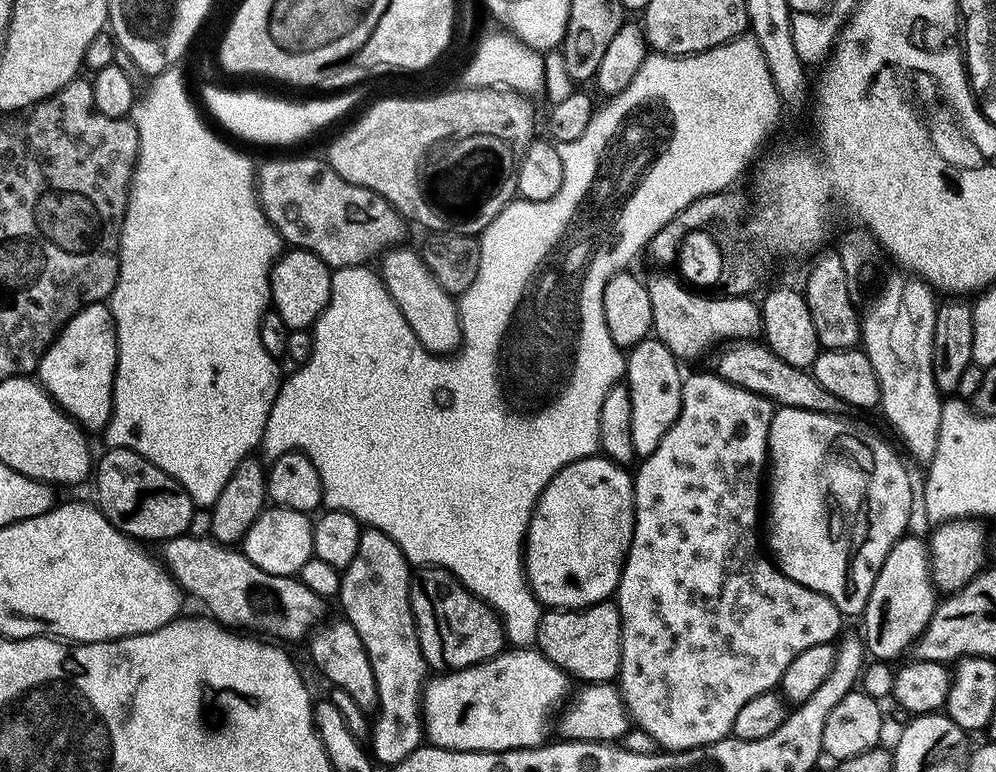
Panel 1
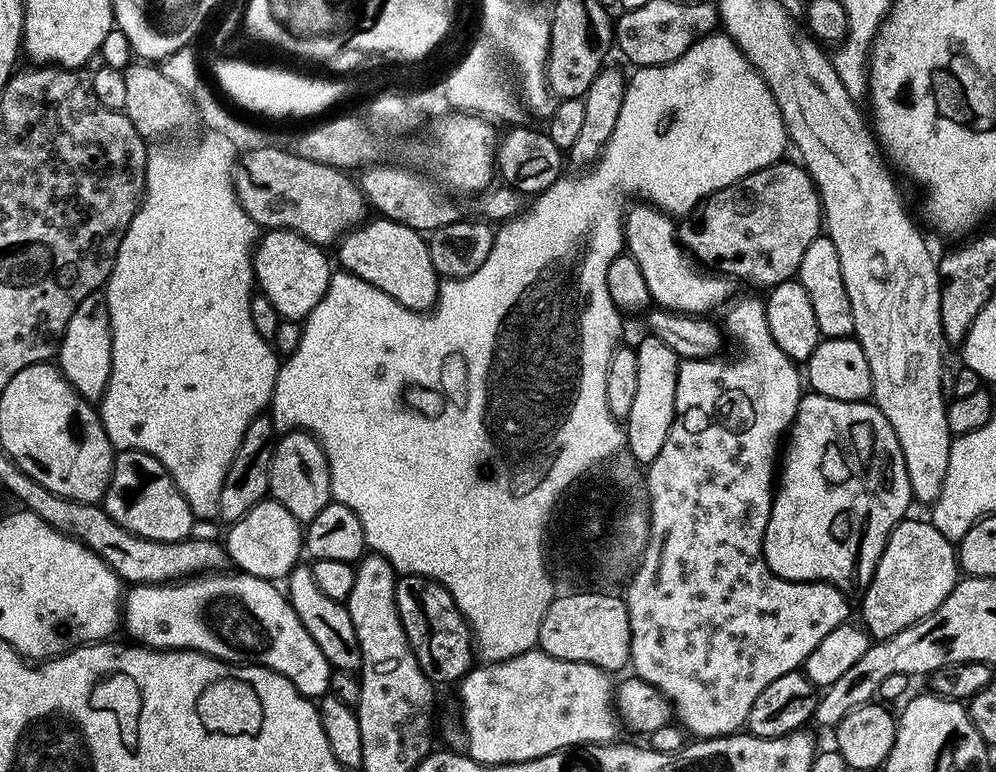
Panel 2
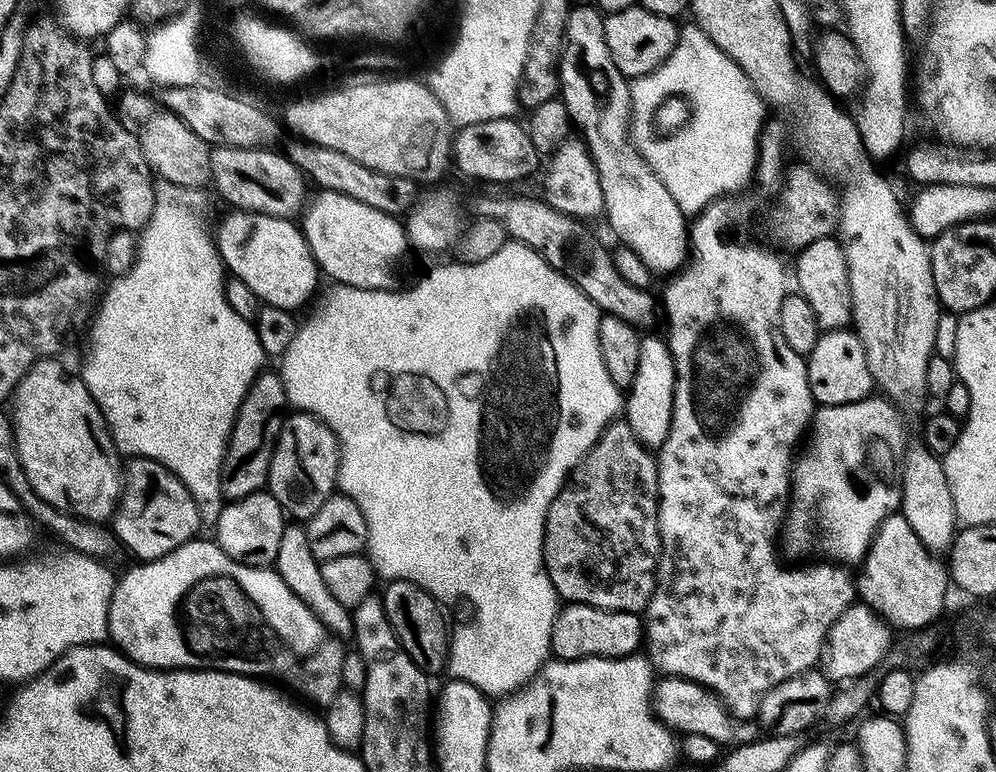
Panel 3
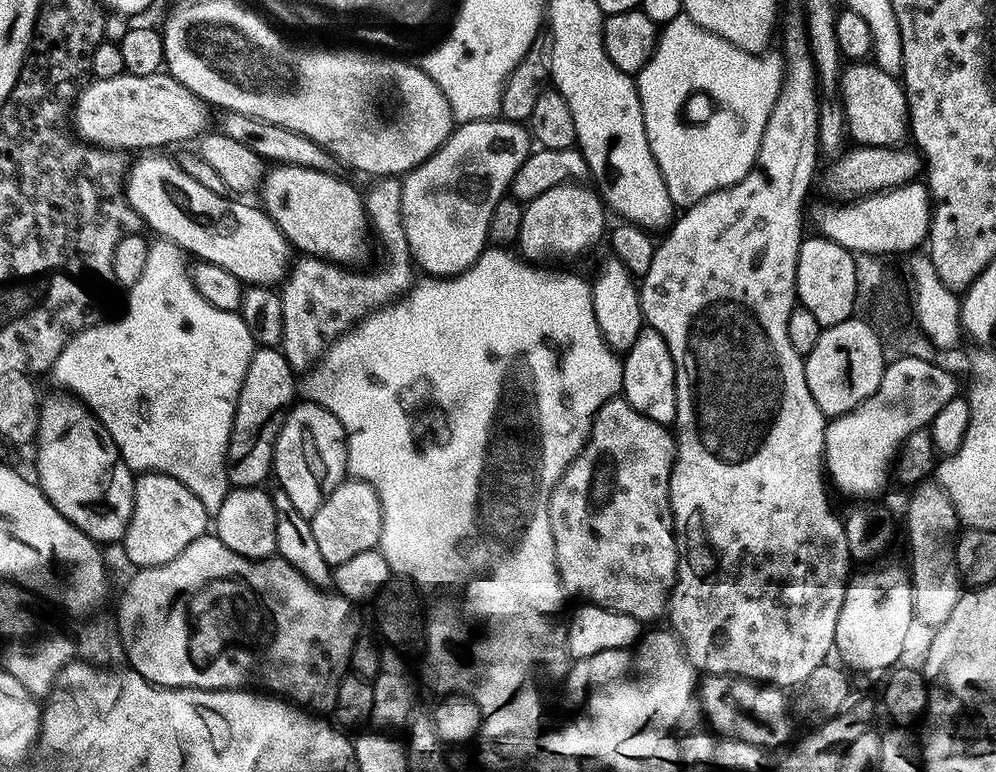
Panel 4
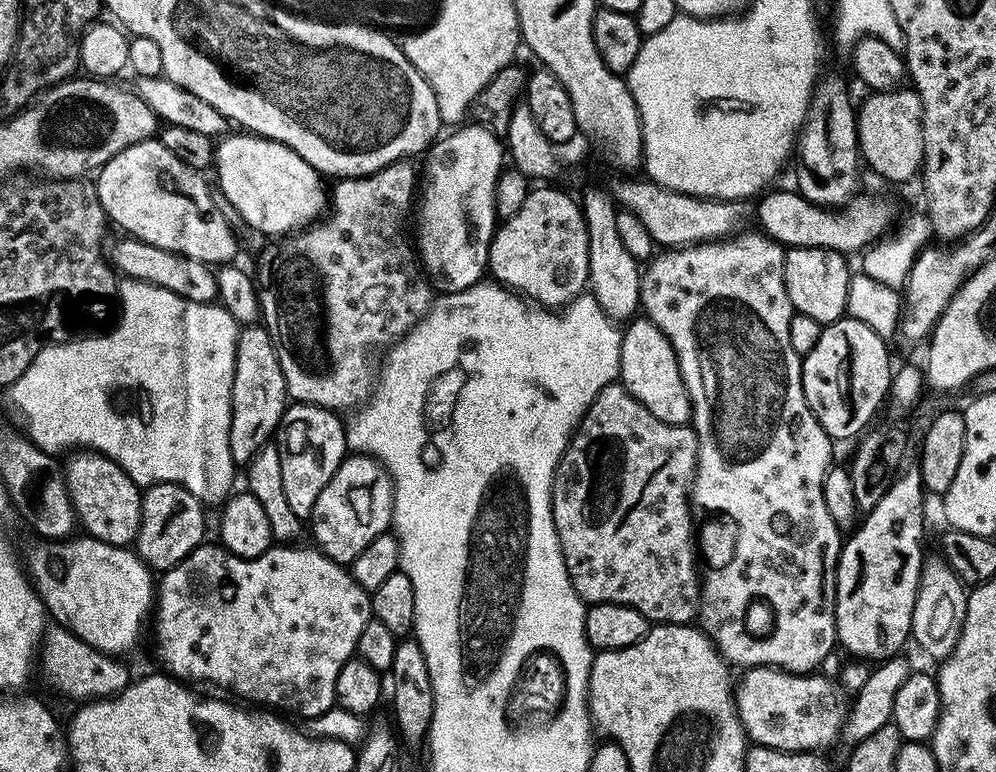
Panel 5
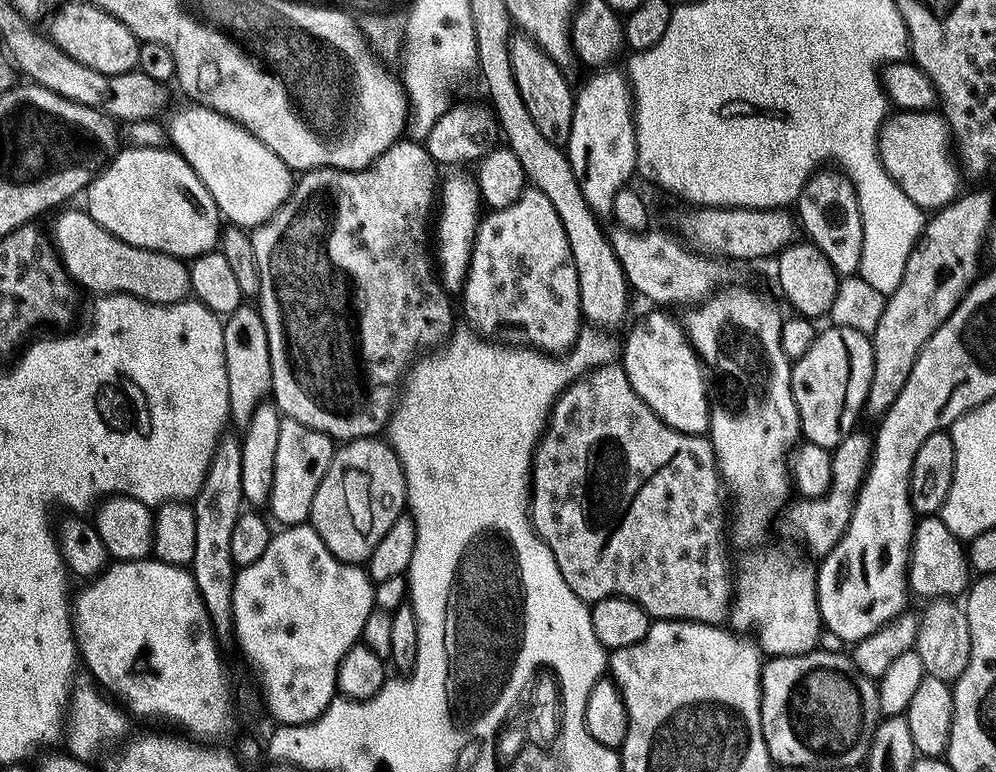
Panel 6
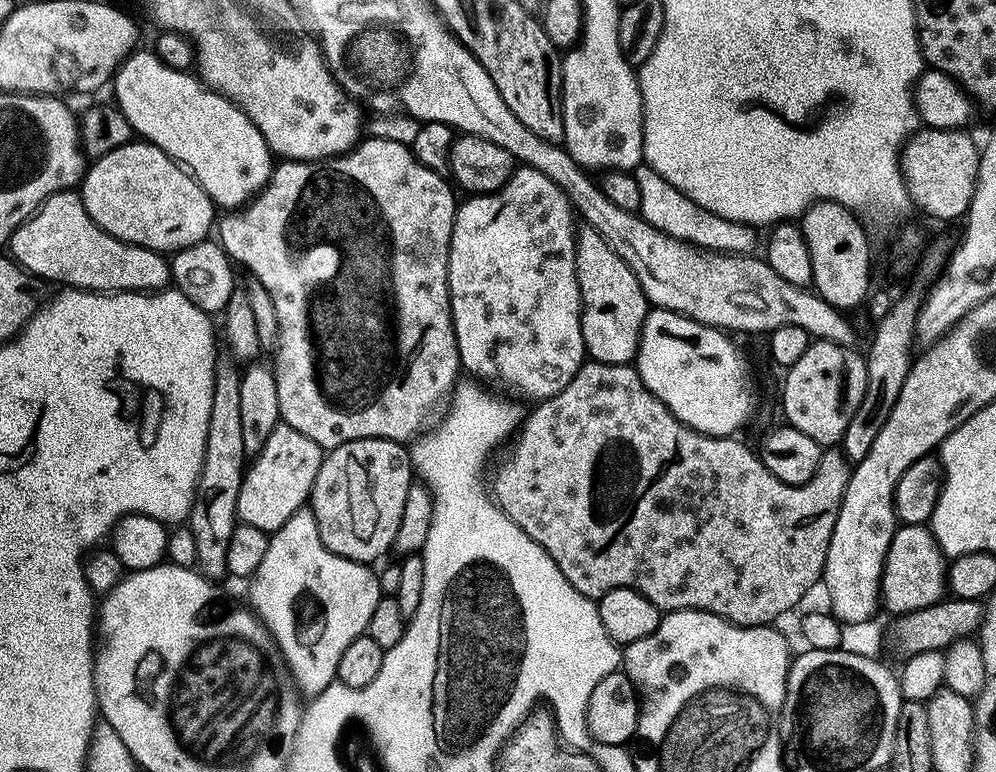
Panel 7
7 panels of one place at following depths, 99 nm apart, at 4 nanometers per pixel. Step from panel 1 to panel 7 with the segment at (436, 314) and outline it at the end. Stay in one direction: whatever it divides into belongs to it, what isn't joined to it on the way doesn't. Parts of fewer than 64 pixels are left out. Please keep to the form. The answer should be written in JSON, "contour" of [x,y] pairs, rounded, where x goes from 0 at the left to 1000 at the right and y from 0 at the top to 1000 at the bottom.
{"contour":[[[142,65],[134,66],[133,71],[124,79],[116,91],[114,100],[114,110],[116,109],[116,130],[119,145],[129,155],[130,162],[133,165],[134,172],[140,174],[141,171],[146,183],[150,187],[158,187],[168,202],[173,203],[174,207],[180,210],[188,222],[192,223],[197,229],[197,234],[203,240],[206,251],[213,258],[214,266],[220,267],[221,264],[225,272],[237,272],[242,267],[248,266],[264,245],[265,240],[269,236],[269,229],[273,227],[275,216],[275,202],[269,190],[269,185],[265,183],[265,175],[255,163],[253,154],[242,142],[241,136],[233,133],[220,119],[214,119],[212,114],[206,111],[196,97],[189,93],[180,93],[174,88],[169,88],[157,73],[156,66],[149,65],[149,67],[141,67]]]}

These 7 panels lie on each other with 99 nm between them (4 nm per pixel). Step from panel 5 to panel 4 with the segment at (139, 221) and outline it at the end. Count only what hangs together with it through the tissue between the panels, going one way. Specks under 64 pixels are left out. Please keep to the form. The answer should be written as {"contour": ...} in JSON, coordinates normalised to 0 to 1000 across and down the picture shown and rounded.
{"contour":[[[145,199],[141,209],[134,211],[127,229],[127,253],[129,266],[141,278],[142,286],[149,290],[158,302],[158,307],[172,311],[173,315],[185,323],[186,328],[200,334],[202,338],[223,345],[231,350],[246,369],[263,368],[277,370],[289,355],[289,348],[295,337],[295,323],[283,298],[270,282],[264,268],[244,264],[244,258],[220,254],[202,237],[197,236],[191,225],[181,218],[176,206],[165,202],[169,199]]]}

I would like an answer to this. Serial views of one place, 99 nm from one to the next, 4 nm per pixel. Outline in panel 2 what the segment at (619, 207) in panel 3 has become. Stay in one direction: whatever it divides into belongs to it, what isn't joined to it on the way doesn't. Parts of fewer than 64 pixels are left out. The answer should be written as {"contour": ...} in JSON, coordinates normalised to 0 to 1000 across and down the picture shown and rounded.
{"contour":[[[643,268],[647,269],[630,271],[627,308],[630,330],[641,339],[641,350],[645,350],[645,360],[649,360],[655,394],[682,407],[711,407],[714,399],[721,398],[726,389],[734,390],[736,364],[726,355],[712,355],[696,341],[681,310],[681,295],[676,281],[662,269]]]}

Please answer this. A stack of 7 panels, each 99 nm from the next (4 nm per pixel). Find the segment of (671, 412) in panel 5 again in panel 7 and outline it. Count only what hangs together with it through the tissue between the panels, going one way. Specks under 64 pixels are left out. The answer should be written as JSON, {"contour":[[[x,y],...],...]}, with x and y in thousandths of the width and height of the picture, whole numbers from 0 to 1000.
{"contour":[[[655,399],[647,413],[647,421],[643,429],[643,447],[637,468],[639,482],[645,490],[649,505],[653,505],[653,510],[657,510],[657,516],[664,518],[686,549],[693,552],[698,560],[707,561],[709,565],[735,565],[738,561],[738,554],[745,553],[754,541],[755,532],[759,528],[759,497],[755,494],[755,482],[751,478],[751,466],[745,457],[739,456],[738,448],[733,442],[726,440],[726,438],[731,439],[724,434],[722,429],[712,425],[709,420],[702,420],[700,415],[695,415],[692,409],[686,409],[668,399]]]}

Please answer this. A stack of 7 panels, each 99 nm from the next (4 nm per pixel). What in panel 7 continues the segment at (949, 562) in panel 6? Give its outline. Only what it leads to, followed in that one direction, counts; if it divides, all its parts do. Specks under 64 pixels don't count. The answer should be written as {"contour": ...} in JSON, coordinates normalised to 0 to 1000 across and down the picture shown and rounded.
{"contour":[[[904,679],[901,683],[888,724],[884,771],[887,791],[892,795],[926,790],[949,776],[950,722],[947,712],[940,706],[935,683],[927,679]]]}

